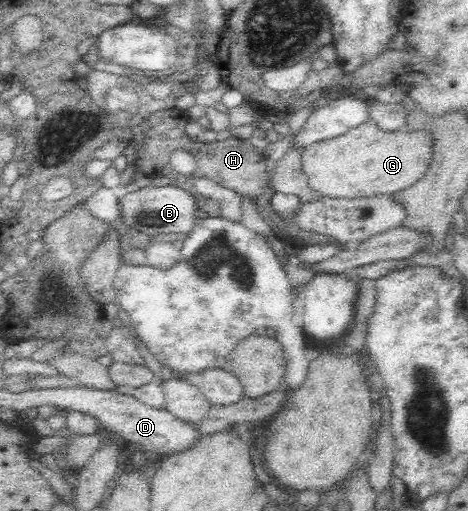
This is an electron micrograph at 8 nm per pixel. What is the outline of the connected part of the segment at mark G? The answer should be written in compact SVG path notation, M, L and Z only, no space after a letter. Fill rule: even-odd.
M367 120L341 136L304 148L301 166L308 185L320 196L353 199L392 195L421 180L432 159L432 146L432 136L426 130L385 132Z

